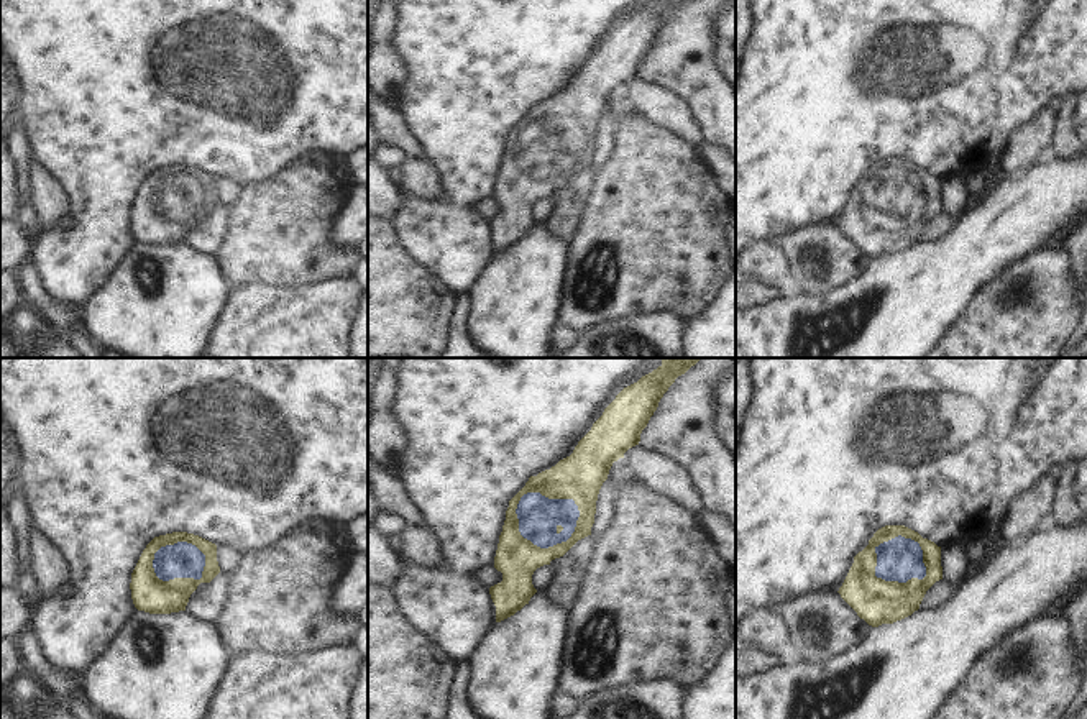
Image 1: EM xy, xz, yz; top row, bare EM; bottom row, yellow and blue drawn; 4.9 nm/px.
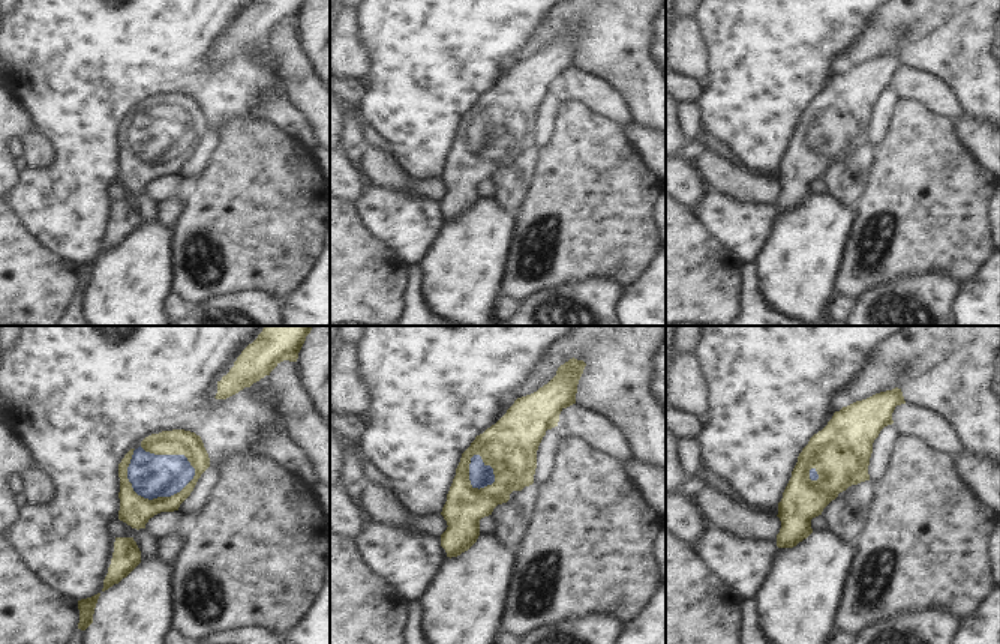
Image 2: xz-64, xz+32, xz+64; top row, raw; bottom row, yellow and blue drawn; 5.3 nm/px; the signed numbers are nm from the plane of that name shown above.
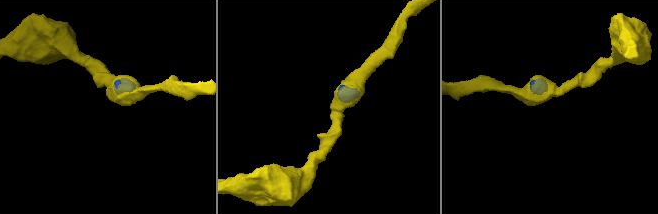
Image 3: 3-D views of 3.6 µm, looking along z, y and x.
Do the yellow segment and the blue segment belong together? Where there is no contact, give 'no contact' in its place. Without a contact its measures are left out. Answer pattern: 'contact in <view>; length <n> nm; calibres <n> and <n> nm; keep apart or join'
contact in xz; length 320 nm; calibres 220 and 200 nm; join

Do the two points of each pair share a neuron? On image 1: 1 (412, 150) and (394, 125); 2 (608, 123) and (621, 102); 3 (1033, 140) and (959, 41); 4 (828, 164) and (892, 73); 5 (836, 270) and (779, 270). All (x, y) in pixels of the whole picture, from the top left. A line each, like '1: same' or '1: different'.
1: same
2: different
3: different
4: same
5: different

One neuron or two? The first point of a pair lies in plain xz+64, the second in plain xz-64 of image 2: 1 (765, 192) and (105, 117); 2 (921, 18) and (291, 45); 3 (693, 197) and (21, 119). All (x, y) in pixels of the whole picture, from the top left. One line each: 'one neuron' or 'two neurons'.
1: two neurons
2: one neuron
3: one neuron

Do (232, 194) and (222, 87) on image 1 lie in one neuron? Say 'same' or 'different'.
different

